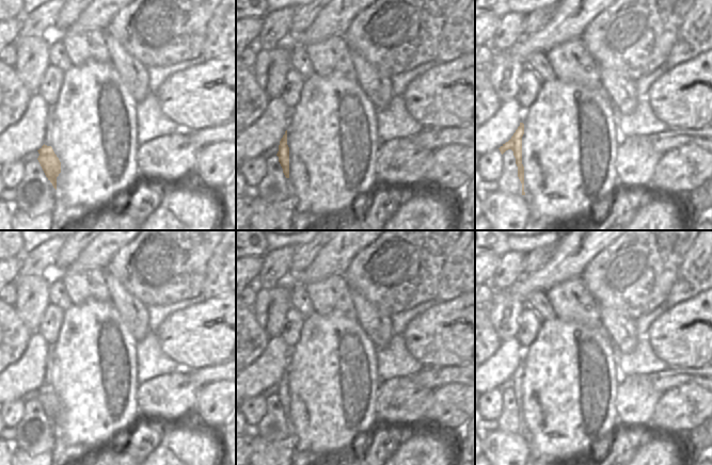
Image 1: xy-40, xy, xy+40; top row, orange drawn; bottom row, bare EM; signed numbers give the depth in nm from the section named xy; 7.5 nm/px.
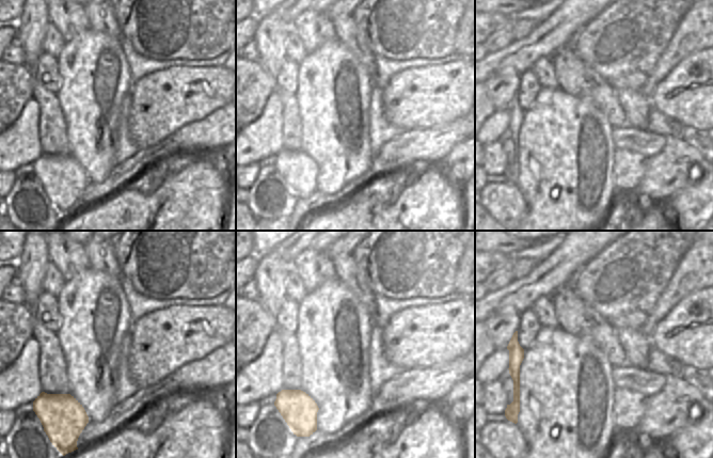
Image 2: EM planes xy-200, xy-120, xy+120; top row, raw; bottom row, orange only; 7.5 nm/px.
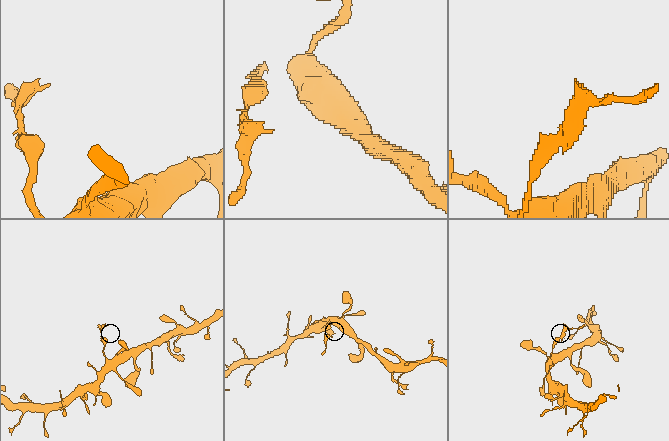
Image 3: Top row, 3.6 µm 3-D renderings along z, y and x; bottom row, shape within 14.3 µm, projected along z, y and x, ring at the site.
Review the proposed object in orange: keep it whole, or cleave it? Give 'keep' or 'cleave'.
cleave

